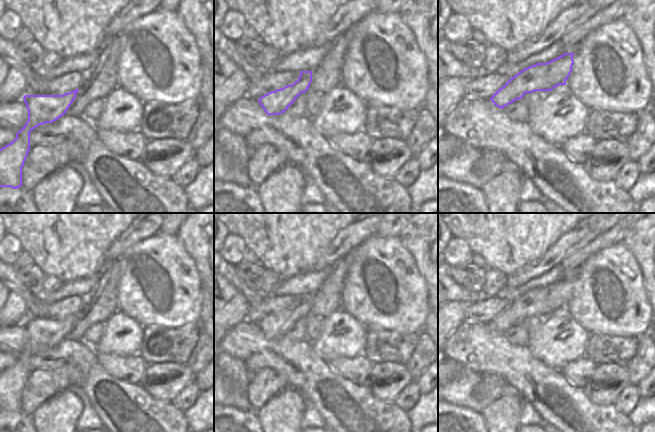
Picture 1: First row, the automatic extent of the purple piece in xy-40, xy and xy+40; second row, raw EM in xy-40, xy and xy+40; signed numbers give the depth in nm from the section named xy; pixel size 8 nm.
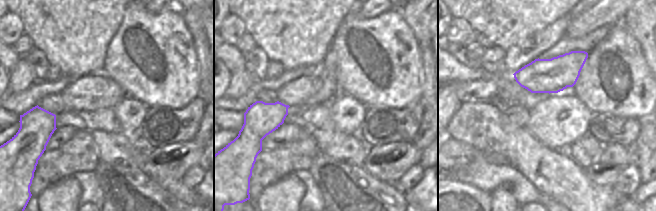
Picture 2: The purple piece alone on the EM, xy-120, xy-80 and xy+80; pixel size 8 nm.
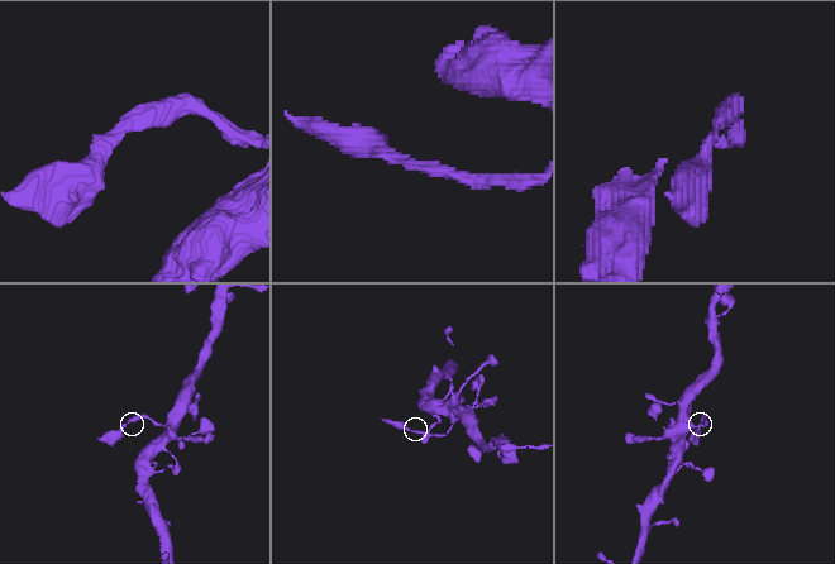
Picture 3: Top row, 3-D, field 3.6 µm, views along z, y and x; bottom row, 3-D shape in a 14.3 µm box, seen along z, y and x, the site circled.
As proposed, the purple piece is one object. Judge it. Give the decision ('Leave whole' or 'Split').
Split

